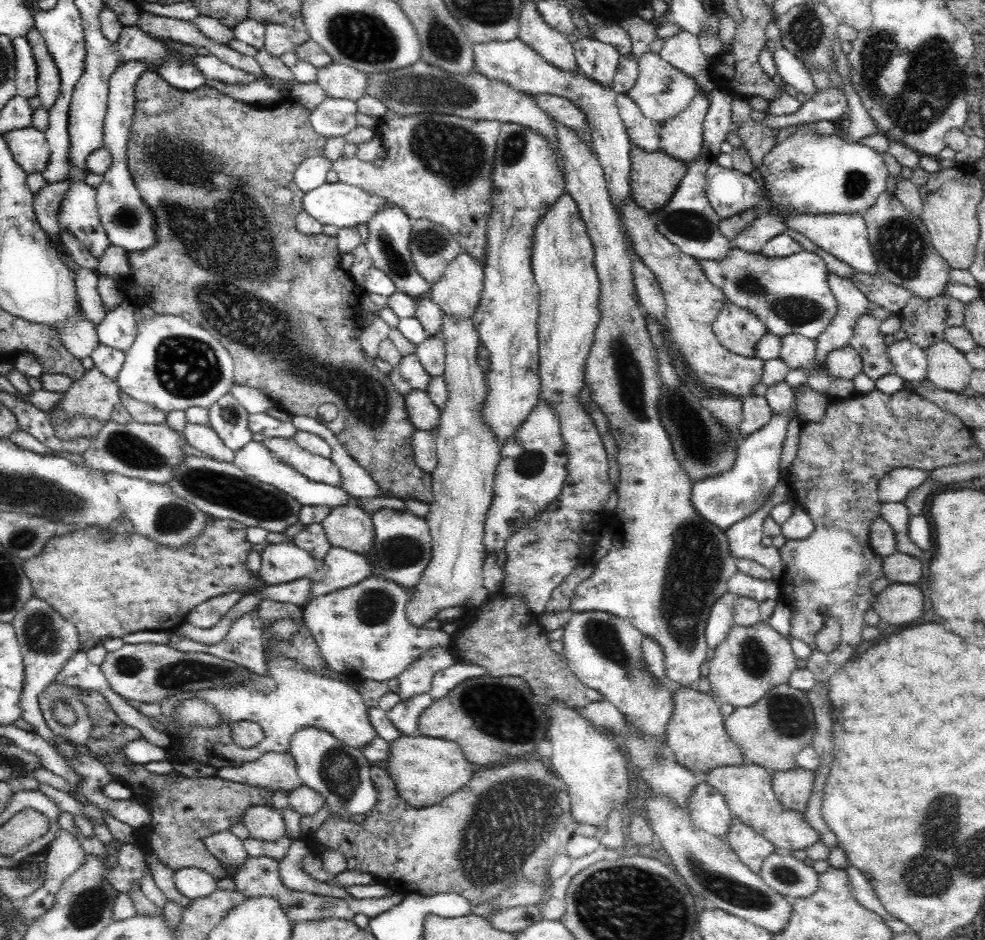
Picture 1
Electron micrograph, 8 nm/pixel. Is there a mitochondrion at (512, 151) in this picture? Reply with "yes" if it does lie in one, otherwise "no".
yes

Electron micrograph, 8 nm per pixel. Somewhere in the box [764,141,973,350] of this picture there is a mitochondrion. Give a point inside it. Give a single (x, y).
(901, 245)

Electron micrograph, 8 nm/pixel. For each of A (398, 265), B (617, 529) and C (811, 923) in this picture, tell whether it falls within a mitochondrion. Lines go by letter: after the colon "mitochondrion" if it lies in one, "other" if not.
A: mitochondrion
B: other
C: other

